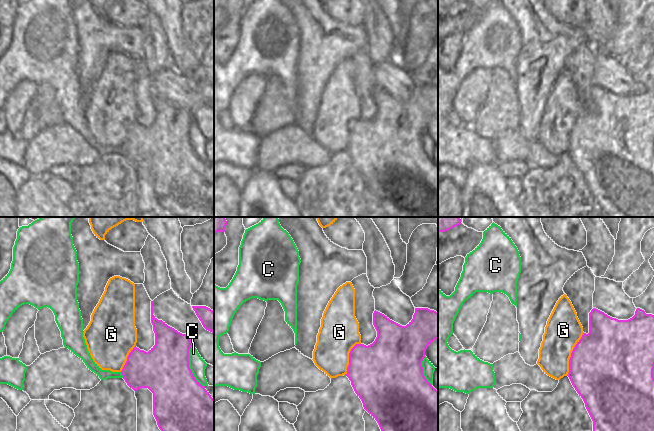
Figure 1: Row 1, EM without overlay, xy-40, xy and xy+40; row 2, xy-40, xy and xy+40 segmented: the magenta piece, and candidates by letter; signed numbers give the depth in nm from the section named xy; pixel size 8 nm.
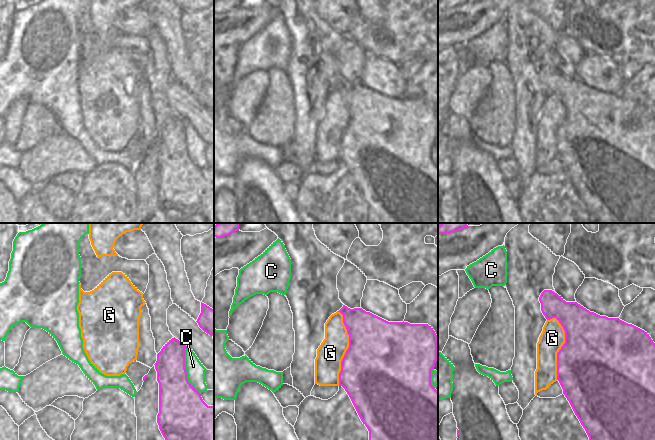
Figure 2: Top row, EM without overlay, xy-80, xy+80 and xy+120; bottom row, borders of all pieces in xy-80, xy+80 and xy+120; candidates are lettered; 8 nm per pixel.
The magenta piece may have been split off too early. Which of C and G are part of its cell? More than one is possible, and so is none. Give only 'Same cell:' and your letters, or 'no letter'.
Same cell: G

